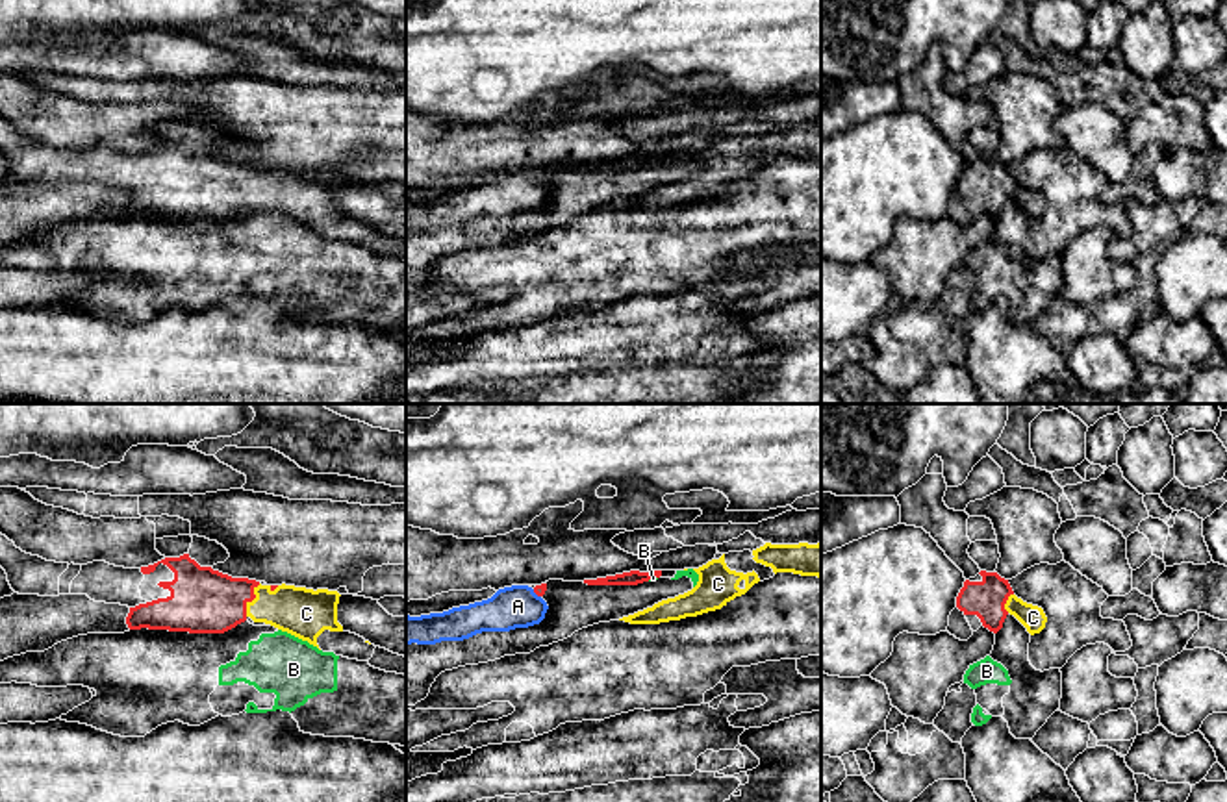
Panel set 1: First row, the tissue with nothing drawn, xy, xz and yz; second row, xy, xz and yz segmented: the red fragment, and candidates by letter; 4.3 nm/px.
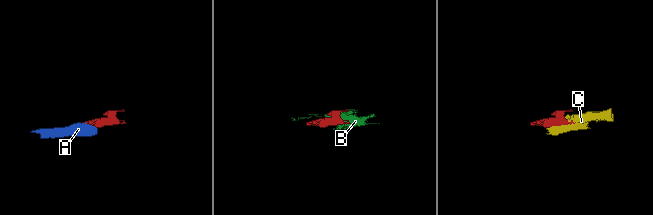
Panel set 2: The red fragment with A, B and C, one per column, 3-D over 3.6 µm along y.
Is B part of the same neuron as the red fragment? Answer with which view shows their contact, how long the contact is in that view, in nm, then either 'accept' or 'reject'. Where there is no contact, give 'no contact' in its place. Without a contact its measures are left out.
xz | 50 nm | reject

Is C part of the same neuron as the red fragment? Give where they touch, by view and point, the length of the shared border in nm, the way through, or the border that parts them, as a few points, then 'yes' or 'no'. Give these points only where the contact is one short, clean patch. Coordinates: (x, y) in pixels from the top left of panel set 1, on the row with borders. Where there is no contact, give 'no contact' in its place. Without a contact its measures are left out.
meets red in xy at (251, 601); contact 160 nm long; yes

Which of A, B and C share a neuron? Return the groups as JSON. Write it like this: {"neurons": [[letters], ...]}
{"neurons": [["A", "C"], ["B"]]}

